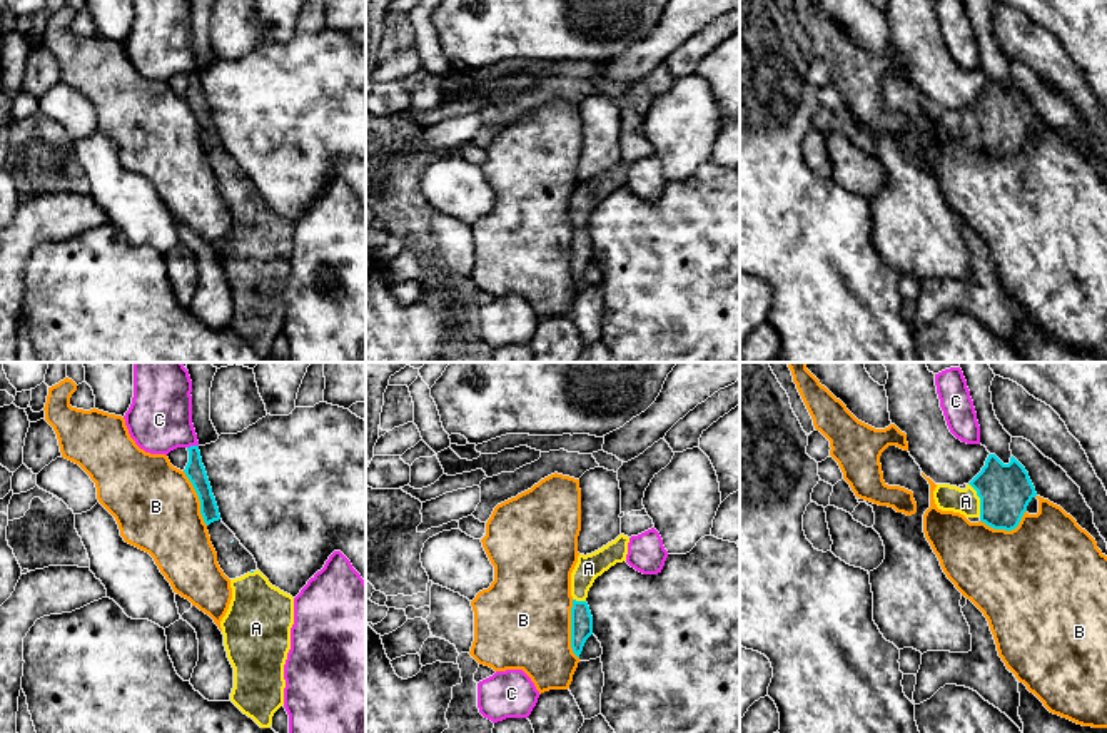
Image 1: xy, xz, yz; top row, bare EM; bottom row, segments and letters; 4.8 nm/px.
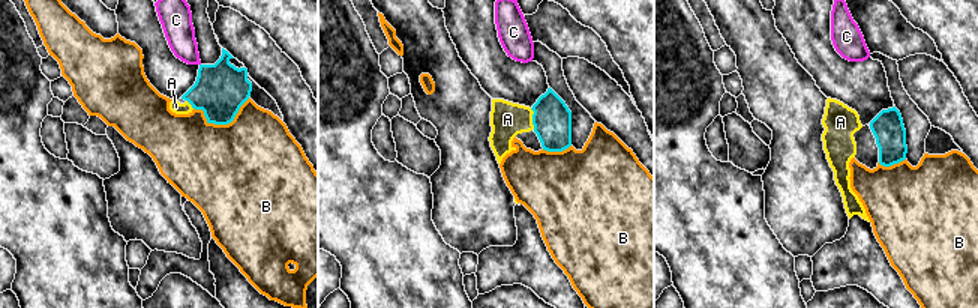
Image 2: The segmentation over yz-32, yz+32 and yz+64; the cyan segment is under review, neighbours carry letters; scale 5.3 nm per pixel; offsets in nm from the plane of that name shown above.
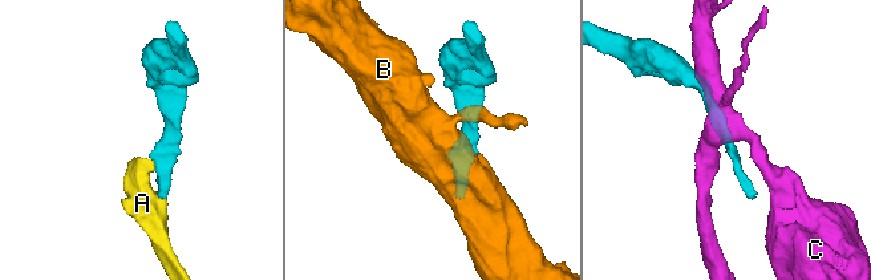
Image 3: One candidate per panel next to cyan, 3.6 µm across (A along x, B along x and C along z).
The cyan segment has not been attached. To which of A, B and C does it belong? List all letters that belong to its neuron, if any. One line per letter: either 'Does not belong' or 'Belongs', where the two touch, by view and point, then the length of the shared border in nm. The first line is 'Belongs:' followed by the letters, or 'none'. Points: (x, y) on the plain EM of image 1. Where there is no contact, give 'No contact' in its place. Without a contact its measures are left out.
Belongs: A
A: Belongs. Touches cyan at yz (980, 126). Shared border 170 nm
B: Does not belong. Touches cyan at xz (571, 256). Shared border 280 nm
C: Does not belong. Touches cyan at xy (192, 72). Shared border 60 nm

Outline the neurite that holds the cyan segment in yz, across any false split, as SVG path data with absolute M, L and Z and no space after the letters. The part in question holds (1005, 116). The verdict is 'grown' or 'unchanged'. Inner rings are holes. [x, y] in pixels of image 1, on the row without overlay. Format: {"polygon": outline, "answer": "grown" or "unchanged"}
{"polygon": "M988 80L985 92L965 115L937 110L933 117L938 135L978 144L987 152L1005 157L1019 152L1035 122L1025 94L1013 82L1003 90L995 80Z", "answer": "grown"}

